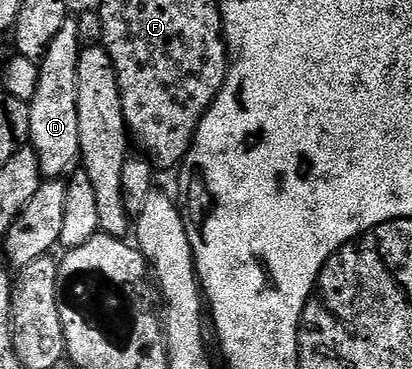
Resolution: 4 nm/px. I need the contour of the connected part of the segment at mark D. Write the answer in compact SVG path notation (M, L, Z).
M76 19L63 22L63 30L55 34L51 46L47 46L47 54L39 61L39 90L35 90L35 98L28 101L30 108L30 134L28 143L35 150L39 170L45 180L60 180L78 163L79 150L79 110L77 109L77 79L79 78L79 58L82 42L77 33Z

